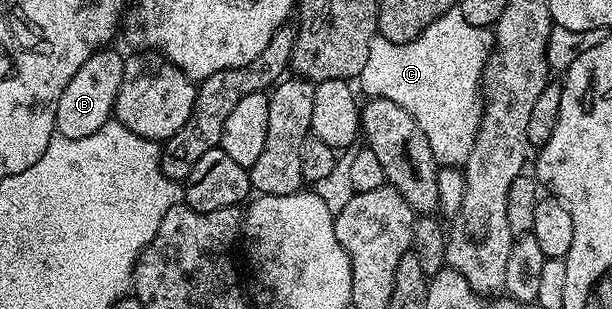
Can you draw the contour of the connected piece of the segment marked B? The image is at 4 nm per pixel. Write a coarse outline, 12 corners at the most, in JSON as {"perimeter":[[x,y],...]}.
{"perimeter":[[95,51],[62,89],[57,135],[113,118],[125,56]]}

